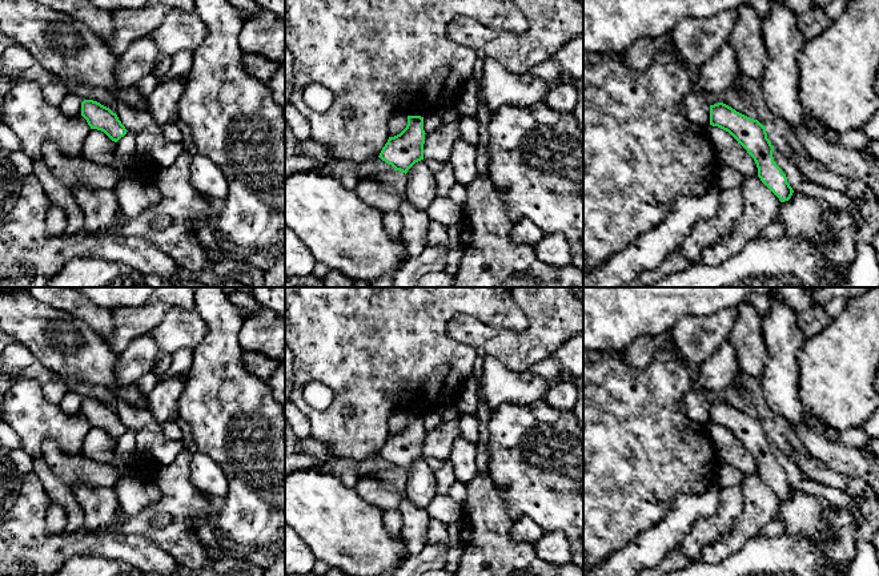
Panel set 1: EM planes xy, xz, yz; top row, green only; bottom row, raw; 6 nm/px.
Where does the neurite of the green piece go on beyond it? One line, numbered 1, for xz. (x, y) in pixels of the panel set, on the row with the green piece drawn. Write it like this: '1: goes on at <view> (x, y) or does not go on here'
1: does not go on here

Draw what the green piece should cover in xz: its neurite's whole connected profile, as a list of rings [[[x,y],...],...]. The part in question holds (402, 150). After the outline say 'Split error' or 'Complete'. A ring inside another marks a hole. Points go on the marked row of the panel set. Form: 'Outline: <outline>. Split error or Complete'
Outline: [[[408,116],[406,128],[389,137],[378,157],[406,174],[416,162],[424,160],[425,134],[424,117]]]. Complete

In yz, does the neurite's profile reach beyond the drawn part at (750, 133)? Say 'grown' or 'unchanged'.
unchanged

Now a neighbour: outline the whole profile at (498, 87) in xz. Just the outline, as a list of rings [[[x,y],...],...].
[[[493,59],[485,60],[481,97],[493,112],[502,105],[527,109],[545,101],[549,89],[547,81],[533,77],[530,73],[510,73],[498,61]]]

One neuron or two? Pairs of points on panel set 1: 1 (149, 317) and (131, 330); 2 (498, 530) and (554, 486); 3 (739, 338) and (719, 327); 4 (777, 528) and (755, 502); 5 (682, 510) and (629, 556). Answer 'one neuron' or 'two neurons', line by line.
1: one neuron
2: two neurons
3: two neurons
4: two neurons
5: one neuron

